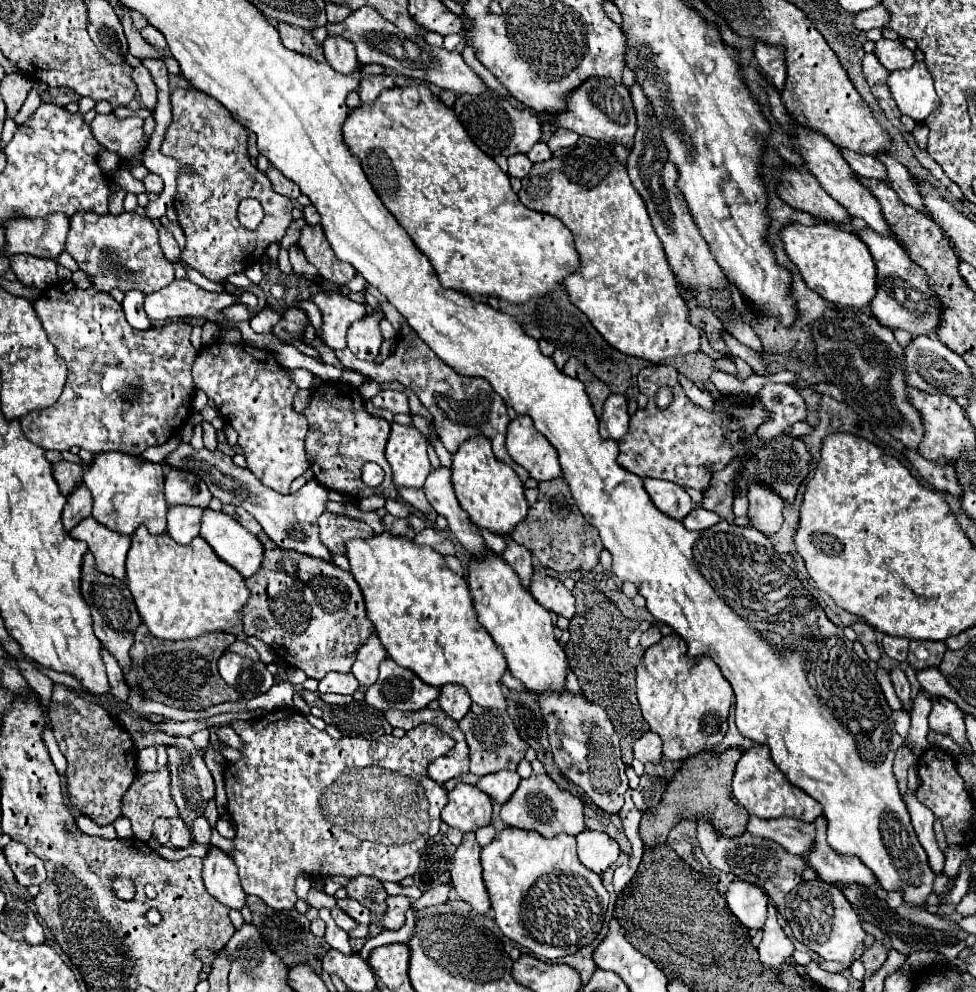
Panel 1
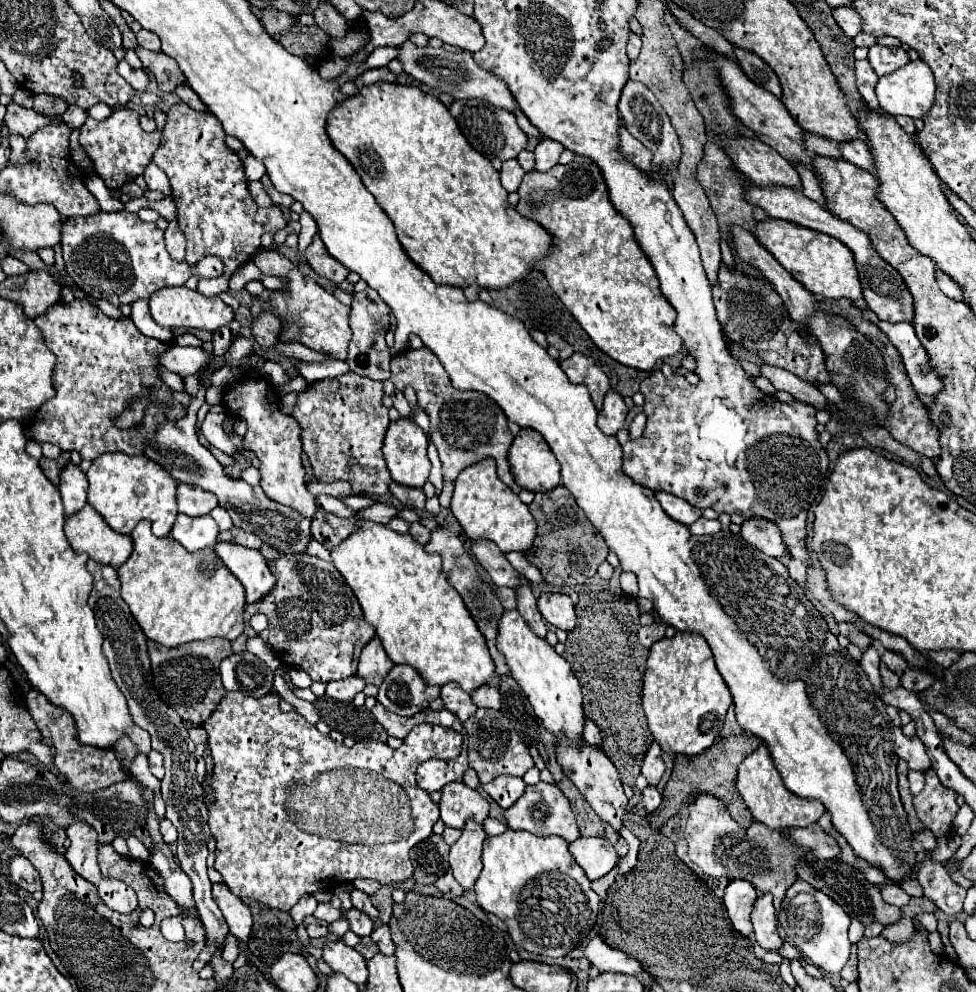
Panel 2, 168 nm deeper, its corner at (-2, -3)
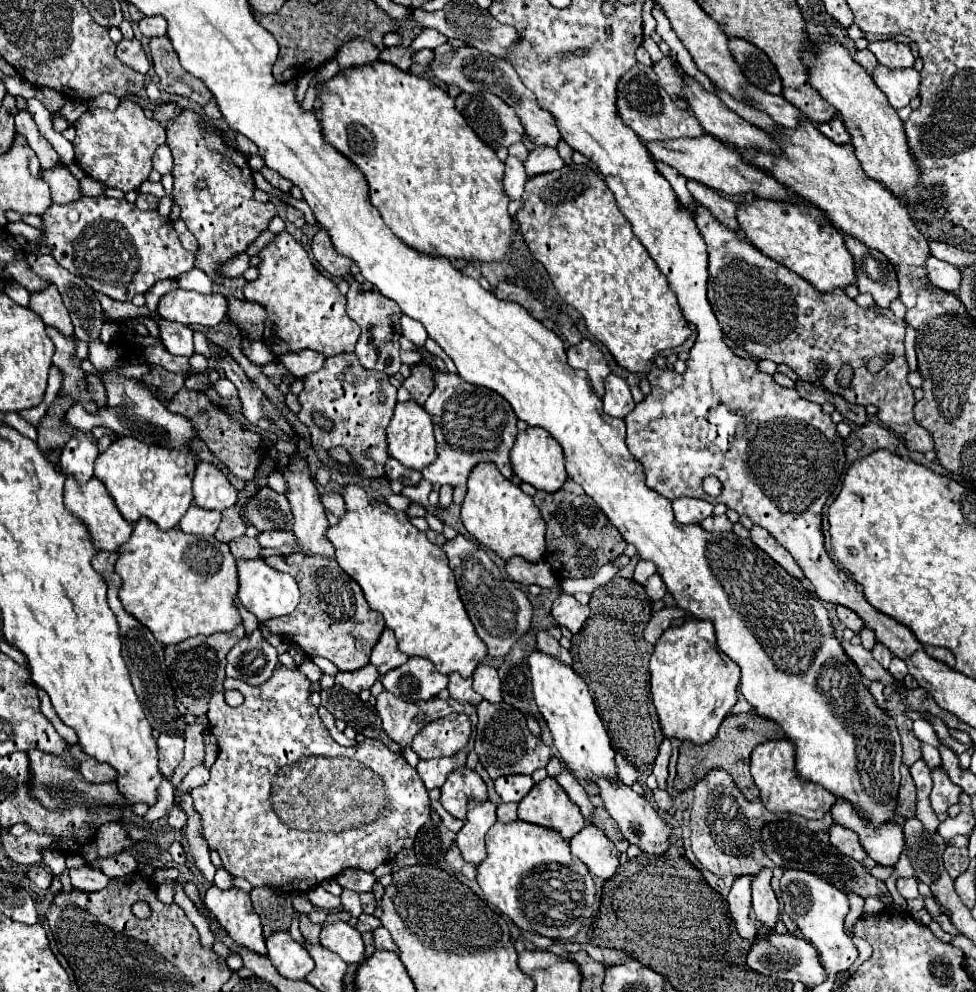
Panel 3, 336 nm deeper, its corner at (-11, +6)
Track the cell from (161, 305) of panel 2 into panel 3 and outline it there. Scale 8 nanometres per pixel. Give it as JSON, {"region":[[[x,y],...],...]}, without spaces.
{"region":[[[175,289],[163,295],[163,299],[159,301],[159,315],[183,325],[199,323],[213,327],[227,315],[227,305],[227,299],[219,293],[203,295],[197,291]]]}

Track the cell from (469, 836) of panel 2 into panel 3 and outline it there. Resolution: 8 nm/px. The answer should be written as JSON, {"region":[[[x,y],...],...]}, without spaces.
{"region":[[[471,801],[469,803],[465,825],[457,833],[457,847],[461,849],[461,855],[467,863],[479,865],[487,857],[485,833],[491,829],[495,821],[497,821],[495,805],[491,801],[485,801],[485,803]]]}

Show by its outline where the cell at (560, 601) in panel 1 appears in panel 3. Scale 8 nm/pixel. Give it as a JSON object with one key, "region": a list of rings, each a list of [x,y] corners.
{"region":[[[559,593],[553,601],[553,617],[559,625],[567,627],[571,633],[577,633],[585,619],[589,617],[589,607],[581,605],[573,595],[567,593]]]}

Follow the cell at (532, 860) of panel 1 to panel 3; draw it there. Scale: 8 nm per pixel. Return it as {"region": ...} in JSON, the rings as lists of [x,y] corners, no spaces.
{"region":[[[497,821],[487,831],[487,859],[477,867],[477,883],[487,901],[509,915],[519,929],[549,939],[573,939],[595,913],[597,891],[585,863],[571,855],[559,831],[527,821]]]}

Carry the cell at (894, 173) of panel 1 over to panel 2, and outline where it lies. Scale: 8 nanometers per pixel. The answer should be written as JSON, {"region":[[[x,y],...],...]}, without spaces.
{"region":[[[850,140],[850,142],[842,142],[838,146],[840,146],[840,152],[842,152],[844,160],[852,162],[858,168],[868,170],[870,174],[874,172],[874,162],[872,162],[870,150],[868,150],[868,146],[866,146],[864,140]]]}

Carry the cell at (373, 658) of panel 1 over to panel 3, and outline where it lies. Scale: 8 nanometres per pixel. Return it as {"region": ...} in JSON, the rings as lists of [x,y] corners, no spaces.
{"region":[[[385,629],[377,641],[377,645],[373,647],[371,653],[371,663],[377,667],[377,671],[381,675],[385,675],[391,669],[397,669],[399,665],[403,665],[409,657],[405,653],[401,653],[397,649],[397,641],[391,629]]]}

